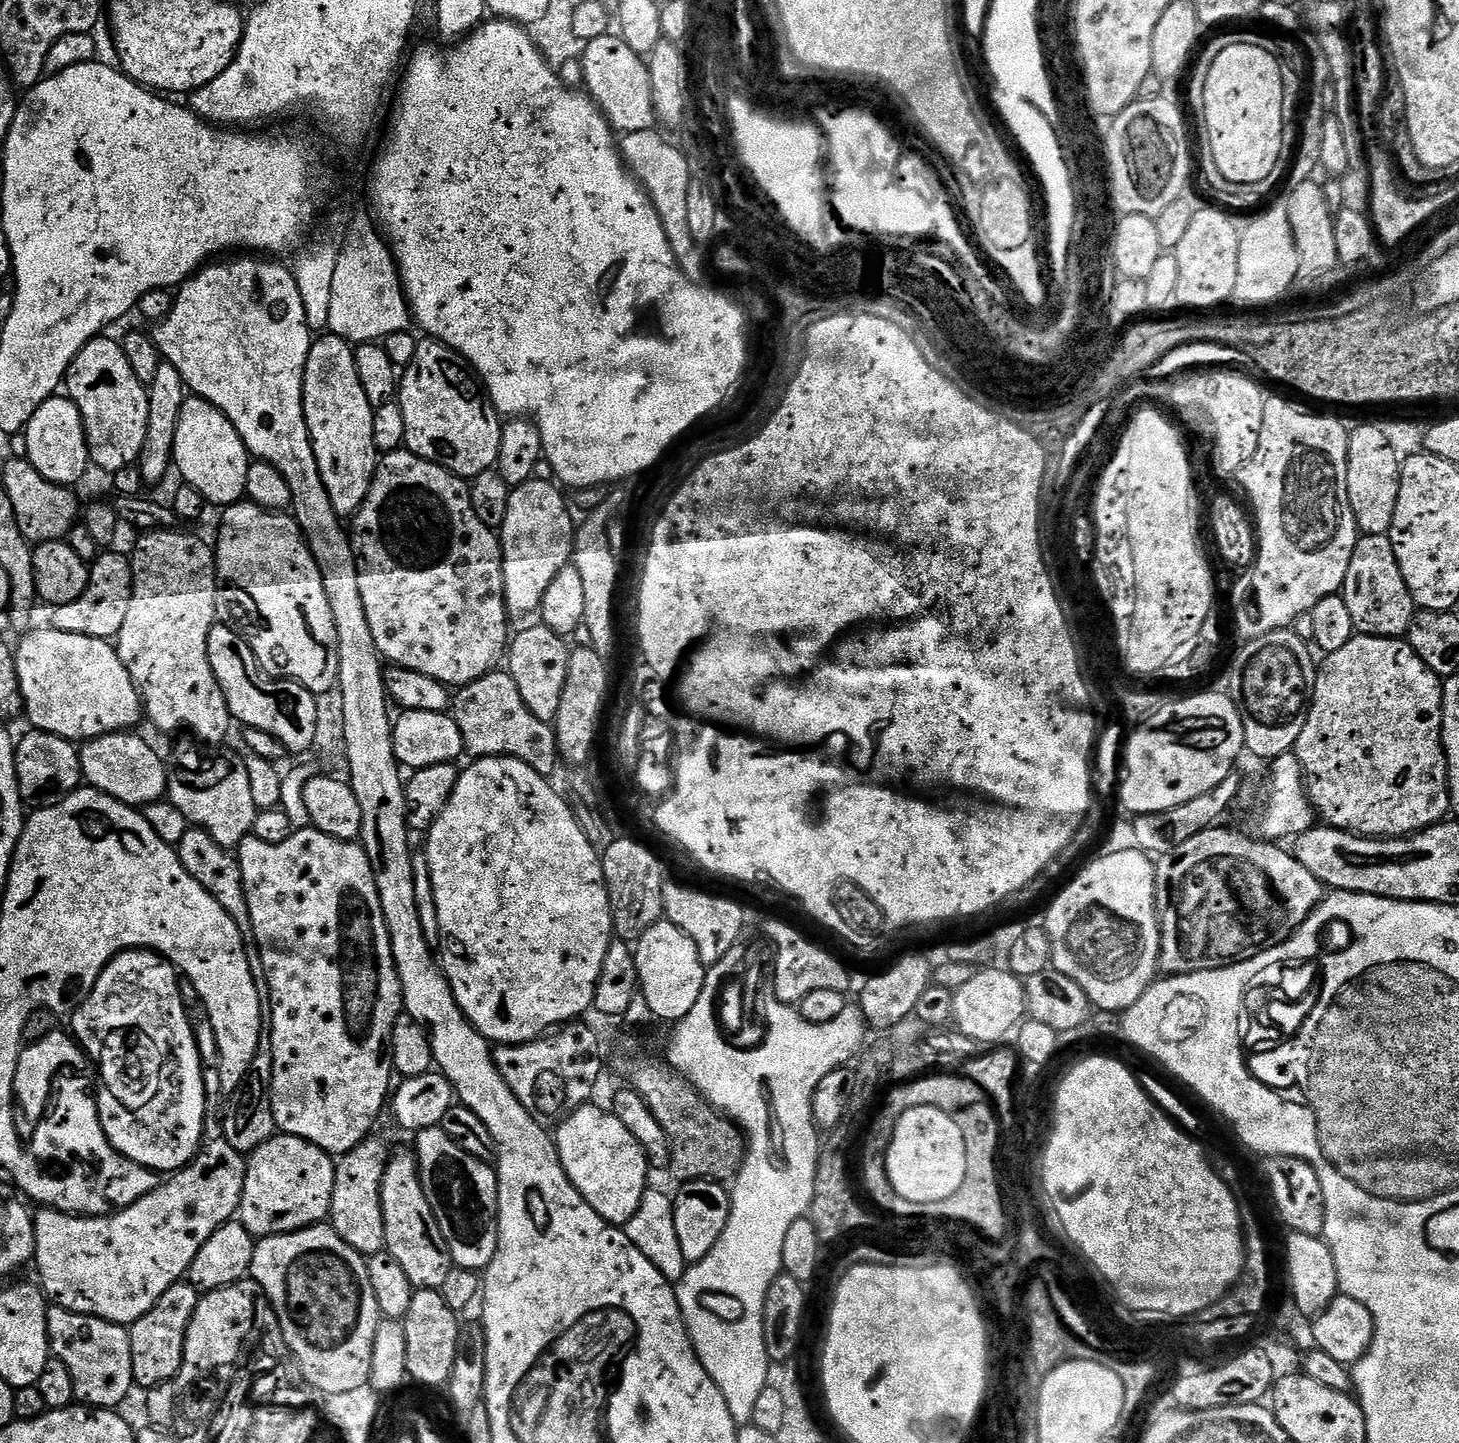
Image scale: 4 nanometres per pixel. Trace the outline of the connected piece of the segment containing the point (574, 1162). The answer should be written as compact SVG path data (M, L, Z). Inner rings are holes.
M587 1103L558 1125L554 1139L560 1155L560 1165L566 1170L572 1185L582 1194L584 1203L590 1205L606 1222L617 1226L625 1226L630 1222L642 1202L644 1192L650 1188L648 1182L650 1167L647 1154L643 1152L642 1146L626 1126L613 1112L596 1109L592 1103Z

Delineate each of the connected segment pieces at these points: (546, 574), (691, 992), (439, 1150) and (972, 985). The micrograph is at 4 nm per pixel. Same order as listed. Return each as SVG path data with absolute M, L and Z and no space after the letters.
M535 478L512 488L504 524L498 529L500 546L504 550L504 601L509 617L528 616L531 612L533 615L550 582L558 578L558 570L573 559L577 525L572 524L573 509L559 490L552 480Z
M661 918L635 941L634 951L638 962L640 992L646 998L653 1017L657 1021L660 1019L669 1022L686 1018L686 1014L690 1014L694 1007L694 1002L698 1002L698 994L702 994L706 971L692 939L682 930L678 930L678 926Z
M440 1127L427 1128L415 1133L414 1151L422 1190L426 1194L426 1202L430 1202L430 1210L434 1210L434 1218L438 1222L438 1230L442 1230L442 1238L452 1255L453 1265L457 1268L483 1270L494 1258L498 1250L498 1234L500 1233L500 1191L496 1180L496 1170L492 1164L484 1164L478 1158L466 1154L462 1146L450 1142L448 1135Z
M984 966L966 982L953 996L953 1016L955 1031L974 1038L985 1046L996 1046L1008 1035L1010 1037L1020 1027L1026 1016L1028 1003L1024 993L1024 980L1013 974L1007 967Z

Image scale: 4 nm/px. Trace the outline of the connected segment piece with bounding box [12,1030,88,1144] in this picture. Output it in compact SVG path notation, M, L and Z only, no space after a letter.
M60 1030L48 1032L36 1042L31 1041L25 1045L20 1052L17 1069L14 1072L12 1099L15 1110L15 1129L18 1130L20 1140L26 1144L31 1143L31 1139L41 1129L42 1121L51 1105L56 1086L54 1080L58 1072L63 1067L82 1070L88 1066L87 1053L67 1031L64 1032Z

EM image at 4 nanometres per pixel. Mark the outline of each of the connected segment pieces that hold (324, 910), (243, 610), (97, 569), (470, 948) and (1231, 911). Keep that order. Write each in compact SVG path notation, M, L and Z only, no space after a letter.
M309 826L309 827L307 827L307 828L303 828L303 829L301 829L301 830L300 830L300 831L293 831L293 833L292 833L292 836L290 836L290 837L288 837L288 838L286 838L286 840L285 840L285 841L284 841L284 842L279 842L279 844L277 844L277 845L268 845L268 844L267 844L267 843L266 843L266 842L264 842L264 841L260 841L260 840L259 840L259 838L257 838L257 837L256 837L256 836L254 836L254 835L253 835L253 834L250 834L250 835L248 835L248 837L246 837L246 839L245 839L245 840L244 840L244 841L243 841L243 842L242 842L242 843L241 843L241 844L239 844L239 846L238 846L238 859L239 859L239 862L240 862L240 869L241 869L241 870L242 870L242 882L243 882L243 883L244 883L244 889L245 889L245 890L246 890L246 902L247 902L247 903L249 903L249 905L250 905L250 922L254 922L254 943L256 943L256 948L257 948L257 950L258 950L258 951L260 951L260 964L261 964L261 966L262 966L262 967L264 967L264 976L263 976L263 972L262 972L262 980L263 980L263 983L264 983L264 984L265 984L265 985L266 985L266 1008L267 1008L267 1011L268 1011L268 1012L269 1012L269 1013L270 1013L270 1027L271 1027L271 1029L272 1029L272 1049L273 1049L273 1050L274 1050L274 1066L273 1066L273 1067L272 1067L272 1109L273 1109L273 1110L274 1110L274 1122L275 1122L275 1123L276 1123L276 1127L277 1127L277 1129L279 1129L279 1131L280 1131L280 1132L281 1132L281 1133L283 1133L283 1135L285 1135L285 1136L297 1136L297 1137L298 1137L298 1138L302 1138L302 1139L303 1139L303 1140L308 1140L308 1141L310 1141L310 1142L311 1142L311 1144L313 1144L313 1145L314 1145L314 1146L318 1146L318 1147L319 1147L319 1148L321 1148L321 1149L322 1149L322 1151L324 1151L324 1152L326 1152L326 1153L328 1153L328 1155L329 1155L329 1156L331 1156L331 1157L333 1157L333 1158L339 1158L339 1157L341 1157L341 1156L343 1156L343 1155L344 1155L344 1153L345 1153L345 1152L349 1152L349 1151L350 1151L350 1150L354 1150L354 1146L358 1146L358 1145L359 1145L359 1144L361 1144L361 1142L362 1142L362 1141L364 1141L364 1140L367 1140L367 1139L369 1139L369 1137L371 1137L371 1136L372 1136L372 1135L373 1135L373 1132L372 1132L372 1127L374 1127L374 1126L375 1126L375 1124L376 1124L376 1119L378 1119L378 1118L379 1118L379 1116L380 1116L380 1111L382 1111L382 1110L383 1110L383 1108L384 1108L384 1111L385 1111L385 1108L386 1108L386 1105L387 1105L387 1104L388 1104L388 1103L389 1103L389 1100L390 1100L390 1089L391 1089L391 1088L392 1088L392 1087L393 1087L393 1084L394 1084L394 1069L393 1069L393 1067L392 1067L392 1049L391 1049L391 1047L390 1047L390 1045L391 1045L391 1042L392 1042L392 1031L393 1031L393 1030L394 1030L394 1022L395 1022L395 1021L396 1021L396 1019L397 1019L397 1018L398 1018L398 1017L399 1017L399 1016L400 1016L400 1015L401 1015L401 1014L402 1014L402 997L401 997L401 995L400 995L400 979L399 979L399 978L398 978L398 974L397 974L397 973L396 973L396 963L395 963L395 962L394 962L394 954L393 954L393 953L392 953L392 935L391 935L391 934L390 934L390 933L389 933L389 932L388 932L388 931L387 931L387 930L386 930L386 918L385 918L385 917L384 917L384 915L383 915L383 914L382 914L382 902L381 902L381 901L380 901L380 899L379 899L379 898L378 898L378 886L374 886L374 870L370 870L370 858L366 858L366 850L365 850L365 849L364 849L364 846L363 846L363 844L361 844L361 843L359 843L359 842L353 842L353 841L351 841L351 840L336 840L336 839L335 839L335 838L334 838L334 837L332 837L332 836L331 836L331 835L330 835L330 834L322 834L322 833L321 833L321 832L320 832L320 831L319 831L319 830L318 830L318 829L317 829L317 828L313 828L313 827L311 827L311 826Z
M251 502L229 504L223 509L224 517L220 520L220 533L214 539L214 555L216 557L216 619L230 630L234 630L250 646L256 660L267 676L295 680L313 694L328 692L338 684L338 634L334 630L334 614L330 614L330 602L326 602L326 586L322 586L322 574L314 562L308 549L308 543L300 535L296 519L284 512L267 512Z
M104 550L91 565L88 585L82 594L69 604L62 604L51 609L51 627L66 634L82 634L90 638L111 641L122 630L126 614L132 601L132 565L124 560L116 550Z
M498 756L477 759L469 764L468 769L460 772L458 782L454 786L454 794L450 794L450 802L446 802L446 806L426 833L426 855L434 886L434 906L438 906L438 956L452 987L454 998L468 1021L493 1045L525 1044L553 1031L557 1026L583 1017L580 1015L596 1003L598 974L602 974L602 961L606 959L606 950L614 939L612 907L608 887L604 881L604 860L600 854L594 852L582 826L572 813L569 801L559 797L551 789L549 781L538 775L525 762L514 757Z
M1213 826L1202 830L1202 834L1194 834L1194 838L1182 842L1182 846L1174 846L1166 855L1159 857L1155 861L1156 866L1156 917L1160 919L1160 966L1159 971L1165 977L1184 976L1187 972L1205 972L1215 968L1225 968L1238 962L1246 962L1250 958L1259 955L1260 952L1270 950L1282 942L1289 940L1293 934L1310 918L1312 911L1317 908L1320 901L1326 895L1326 889L1320 880L1298 862L1287 847L1281 846L1276 842L1269 842L1255 835L1243 836L1240 832L1235 832L1232 828L1225 826Z

